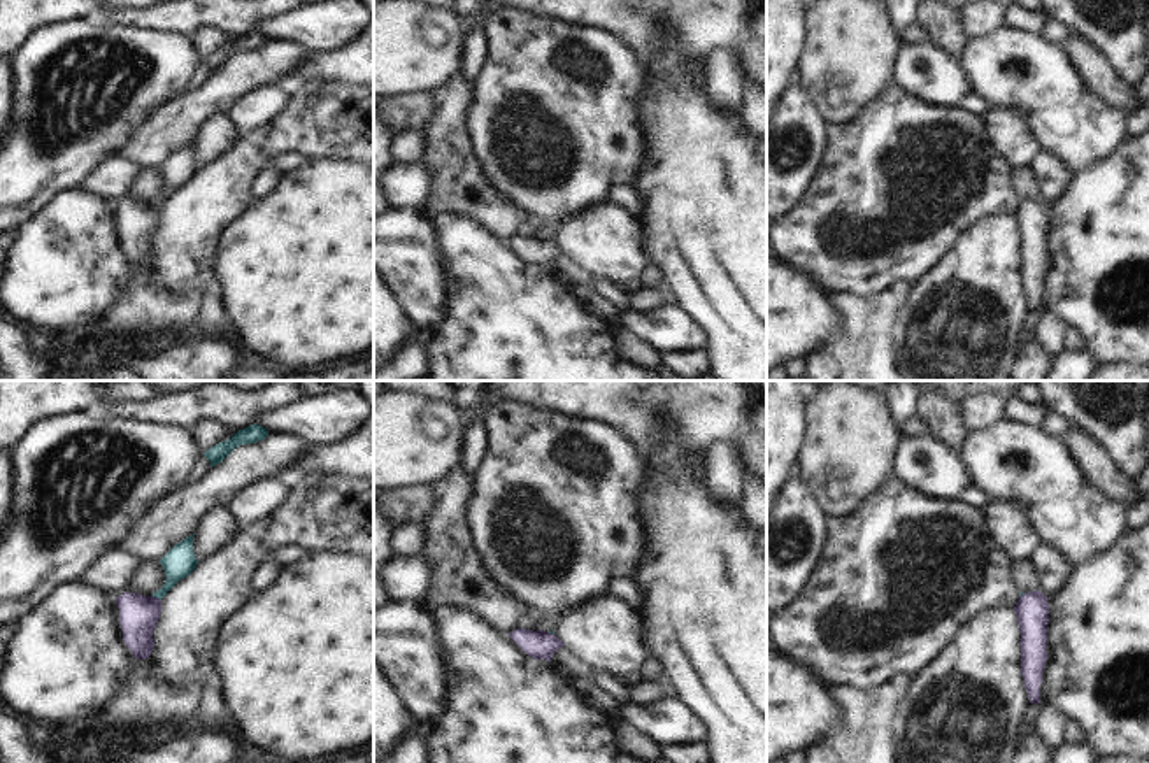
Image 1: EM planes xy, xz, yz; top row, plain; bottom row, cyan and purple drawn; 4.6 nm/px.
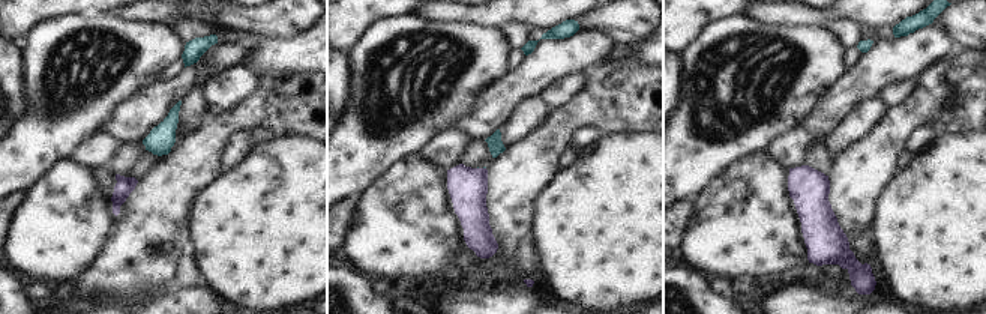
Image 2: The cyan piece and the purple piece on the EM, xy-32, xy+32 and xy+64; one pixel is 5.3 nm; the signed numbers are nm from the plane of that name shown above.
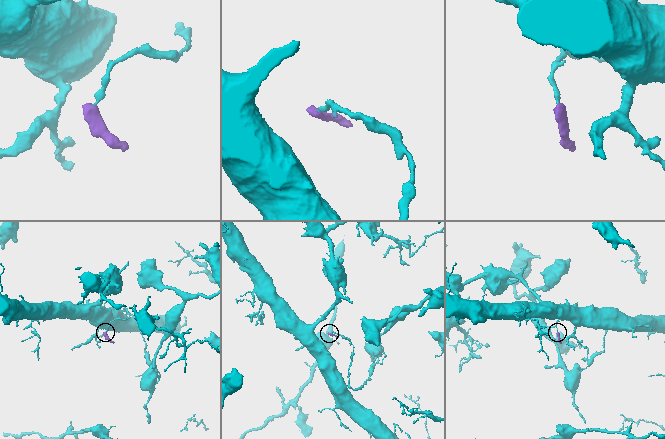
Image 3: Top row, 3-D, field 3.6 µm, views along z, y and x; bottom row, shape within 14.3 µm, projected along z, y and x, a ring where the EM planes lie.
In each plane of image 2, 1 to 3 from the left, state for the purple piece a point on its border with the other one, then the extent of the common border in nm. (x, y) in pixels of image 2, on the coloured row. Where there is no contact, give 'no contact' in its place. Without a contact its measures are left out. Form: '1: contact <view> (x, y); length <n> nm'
1: no contact
2: no contact
3: no contact

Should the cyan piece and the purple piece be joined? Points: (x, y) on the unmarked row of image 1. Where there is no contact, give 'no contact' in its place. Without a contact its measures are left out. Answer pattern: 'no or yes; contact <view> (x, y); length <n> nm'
yes; contact xy (157, 204); length 50 nm

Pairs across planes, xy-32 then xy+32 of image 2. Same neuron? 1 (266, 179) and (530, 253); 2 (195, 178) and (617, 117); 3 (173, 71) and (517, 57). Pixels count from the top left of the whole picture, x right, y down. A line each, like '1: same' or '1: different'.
1: different
2: same
3: same

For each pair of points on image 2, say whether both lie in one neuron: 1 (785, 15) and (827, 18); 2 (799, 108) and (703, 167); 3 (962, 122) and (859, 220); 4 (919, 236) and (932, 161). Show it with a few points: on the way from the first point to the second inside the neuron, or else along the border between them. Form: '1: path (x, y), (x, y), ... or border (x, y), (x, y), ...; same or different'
1: path (796, 15), (817, 17); same
2: path (775, 122), (758, 126), (727, 143); same
3: path (925, 116), (914, 116), (877, 153), (859, 182); same
4: path (932, 218), (932, 179); same

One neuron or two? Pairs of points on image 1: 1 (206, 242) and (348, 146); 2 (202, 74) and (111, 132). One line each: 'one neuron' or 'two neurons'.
1: one neuron
2: two neurons

